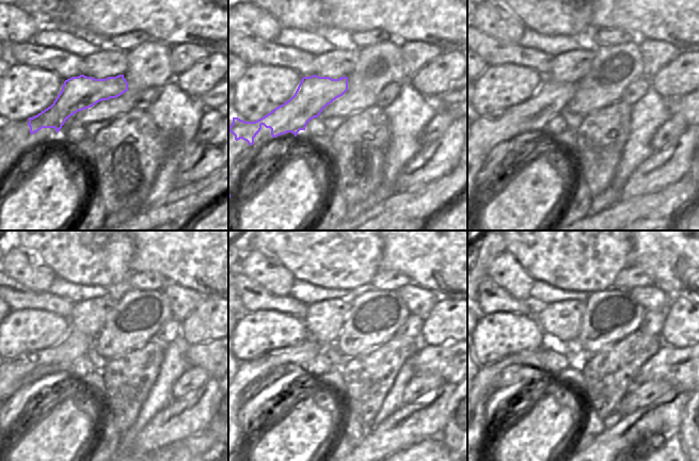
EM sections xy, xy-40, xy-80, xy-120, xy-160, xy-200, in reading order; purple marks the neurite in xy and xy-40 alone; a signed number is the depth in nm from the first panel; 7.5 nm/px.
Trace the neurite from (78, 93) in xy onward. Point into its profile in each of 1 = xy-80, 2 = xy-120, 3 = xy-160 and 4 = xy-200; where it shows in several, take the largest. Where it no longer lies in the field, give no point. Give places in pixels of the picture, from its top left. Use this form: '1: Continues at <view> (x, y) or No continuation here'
1: Continues at xy-80 (528, 118)
2: Continues at xy-120 (59, 358)
3: Continues at xy-160 (292, 359)
4: Continues at xy-200 (528, 359).

